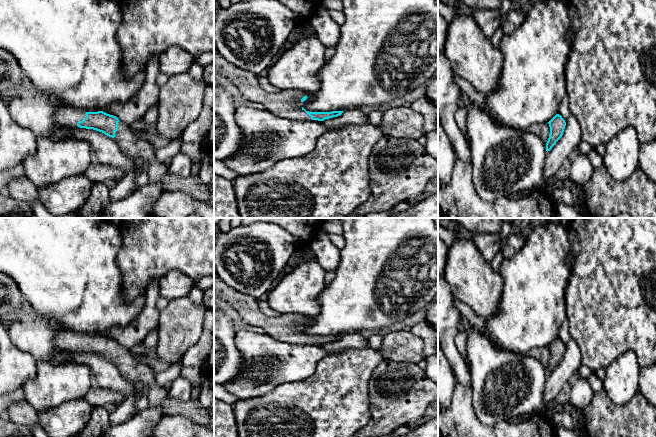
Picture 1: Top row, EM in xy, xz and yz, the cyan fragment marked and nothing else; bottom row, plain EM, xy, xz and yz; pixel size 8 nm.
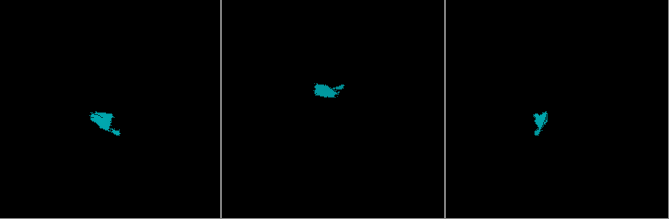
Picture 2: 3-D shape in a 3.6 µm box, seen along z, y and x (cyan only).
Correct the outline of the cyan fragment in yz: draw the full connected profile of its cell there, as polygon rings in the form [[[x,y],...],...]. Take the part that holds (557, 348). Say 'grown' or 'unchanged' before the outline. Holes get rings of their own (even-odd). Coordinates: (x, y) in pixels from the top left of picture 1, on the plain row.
unchanged | [[[556,338],[549,346],[550,358],[546,367],[546,375],[550,375],[556,366],[562,361],[566,346],[561,339]]]

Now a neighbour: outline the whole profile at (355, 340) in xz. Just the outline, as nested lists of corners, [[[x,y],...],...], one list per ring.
[[[360,332],[344,335],[340,340],[325,343],[322,347],[327,351],[345,350],[348,348],[367,348],[368,338],[364,338]]]

